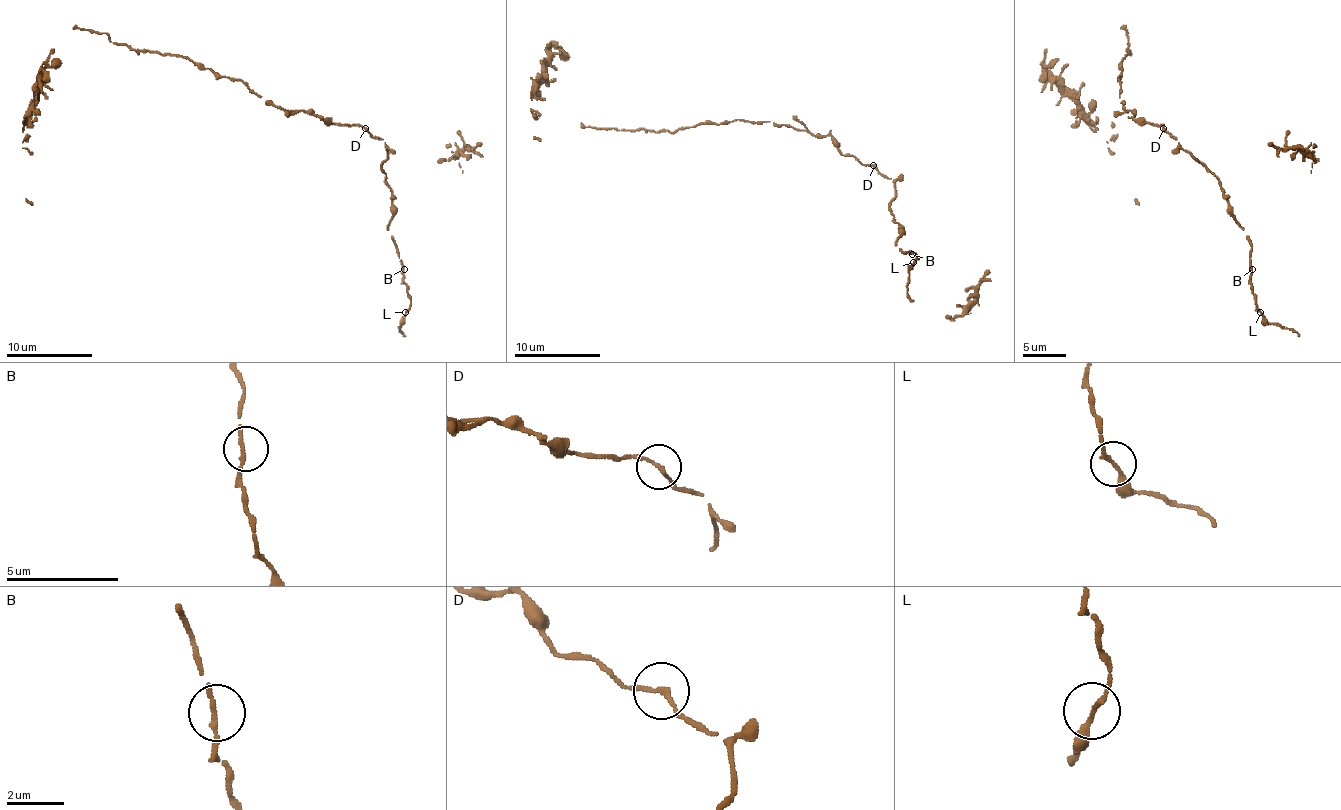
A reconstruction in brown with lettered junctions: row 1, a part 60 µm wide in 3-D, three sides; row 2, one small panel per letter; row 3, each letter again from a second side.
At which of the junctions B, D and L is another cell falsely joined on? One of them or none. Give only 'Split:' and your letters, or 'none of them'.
Split: none of them

